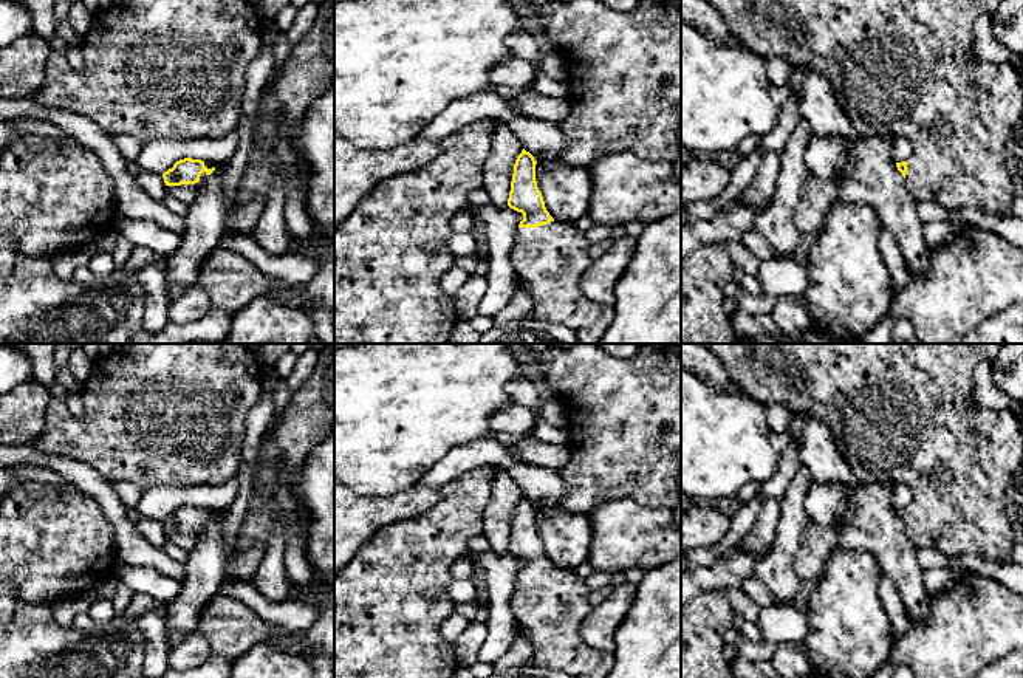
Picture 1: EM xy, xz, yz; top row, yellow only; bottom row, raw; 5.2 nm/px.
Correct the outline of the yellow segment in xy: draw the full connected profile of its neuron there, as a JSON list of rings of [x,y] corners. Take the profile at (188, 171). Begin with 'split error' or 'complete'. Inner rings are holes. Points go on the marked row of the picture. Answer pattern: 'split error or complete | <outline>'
split error | [[[184,158],[176,161],[172,169],[163,173],[167,195],[190,206],[204,178],[214,170],[215,167],[212,163],[201,159]]]

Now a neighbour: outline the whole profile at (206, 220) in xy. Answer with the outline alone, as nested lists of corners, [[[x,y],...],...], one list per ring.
[[[217,163],[203,181],[184,218],[186,234],[181,246],[167,257],[169,282],[190,288],[197,285],[201,263],[218,246],[226,232],[229,204],[223,193],[228,163]]]

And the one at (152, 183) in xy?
[[[139,170],[135,175],[138,186],[155,201],[163,201],[167,197],[166,183],[161,173]]]

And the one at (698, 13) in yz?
[[[681,0],[681,20],[698,28],[715,45],[741,45],[724,19],[706,0]]]

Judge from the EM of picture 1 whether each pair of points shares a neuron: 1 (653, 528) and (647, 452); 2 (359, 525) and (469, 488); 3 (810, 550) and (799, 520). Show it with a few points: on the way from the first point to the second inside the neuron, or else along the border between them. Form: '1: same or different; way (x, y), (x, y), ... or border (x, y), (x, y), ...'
1: different; border (616, 499), (633, 499), (643, 505), (664, 506)
2: different; border (443, 488), (441, 497), (431, 508), (409, 519)
3: different; border (810, 520), (791, 565)

